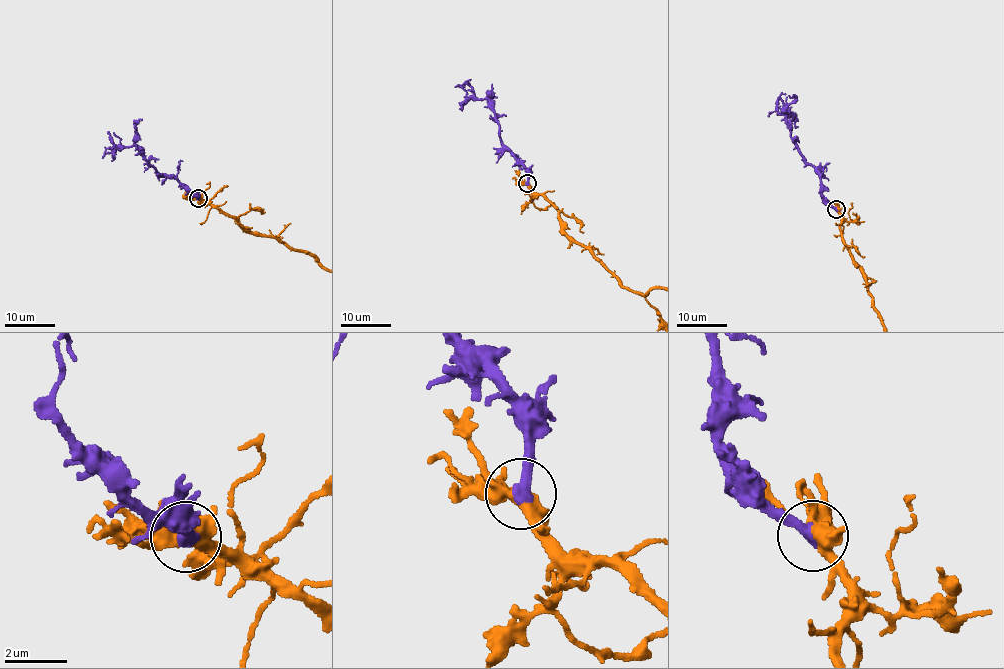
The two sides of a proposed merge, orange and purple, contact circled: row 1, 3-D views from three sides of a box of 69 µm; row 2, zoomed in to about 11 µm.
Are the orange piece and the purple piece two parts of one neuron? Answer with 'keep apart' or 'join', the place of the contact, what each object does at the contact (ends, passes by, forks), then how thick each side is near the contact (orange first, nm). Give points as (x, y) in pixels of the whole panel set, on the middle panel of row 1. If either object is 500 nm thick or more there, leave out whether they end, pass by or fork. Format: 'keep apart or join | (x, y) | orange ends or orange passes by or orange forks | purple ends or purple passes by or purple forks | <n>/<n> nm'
join | (527, 183) | orange forks | purple ends | 420/360 nm

